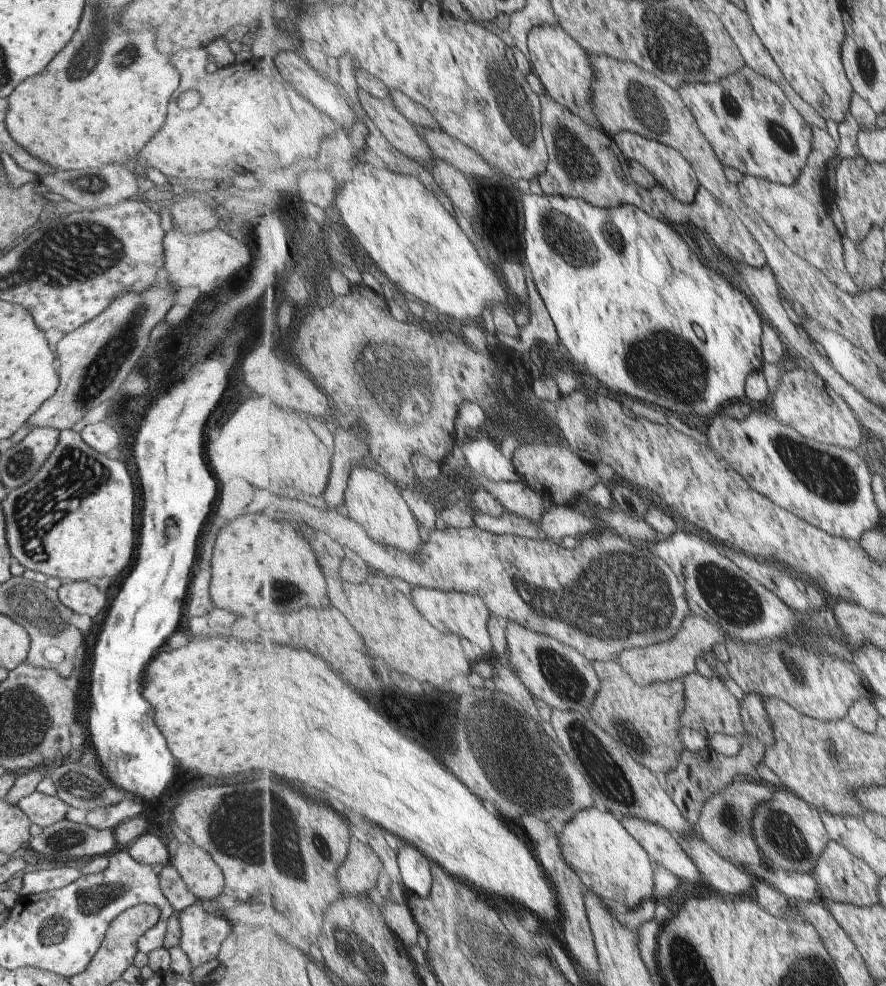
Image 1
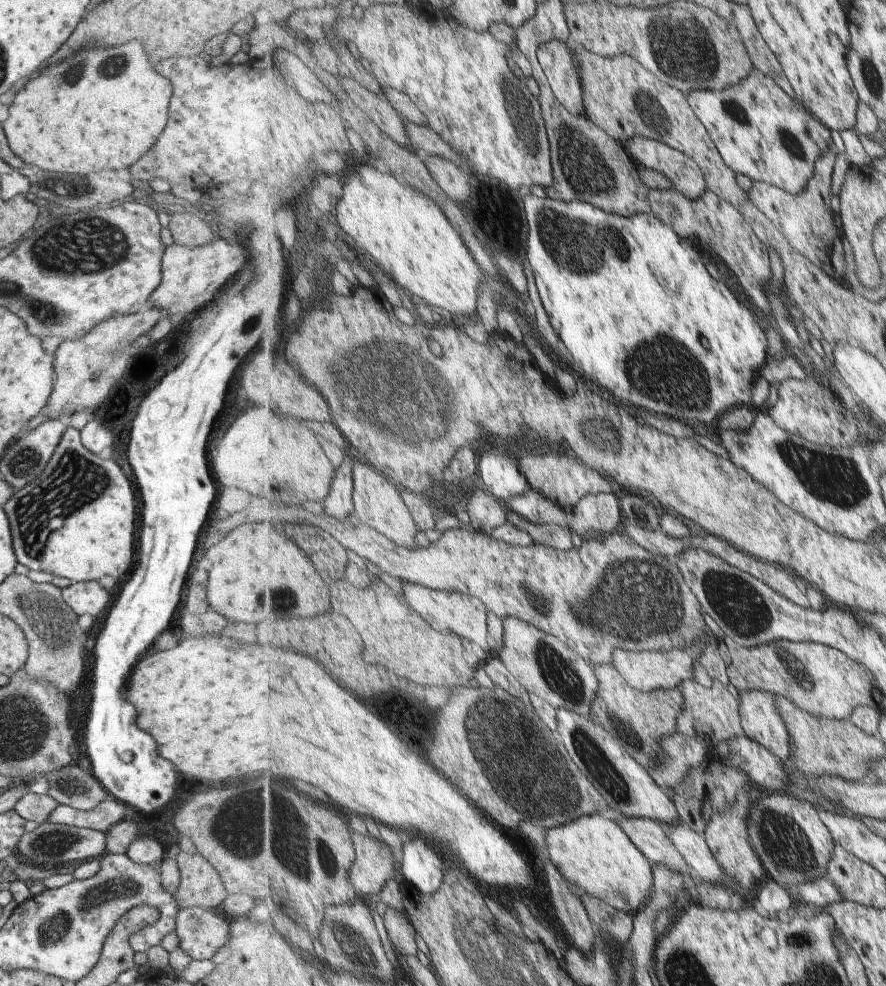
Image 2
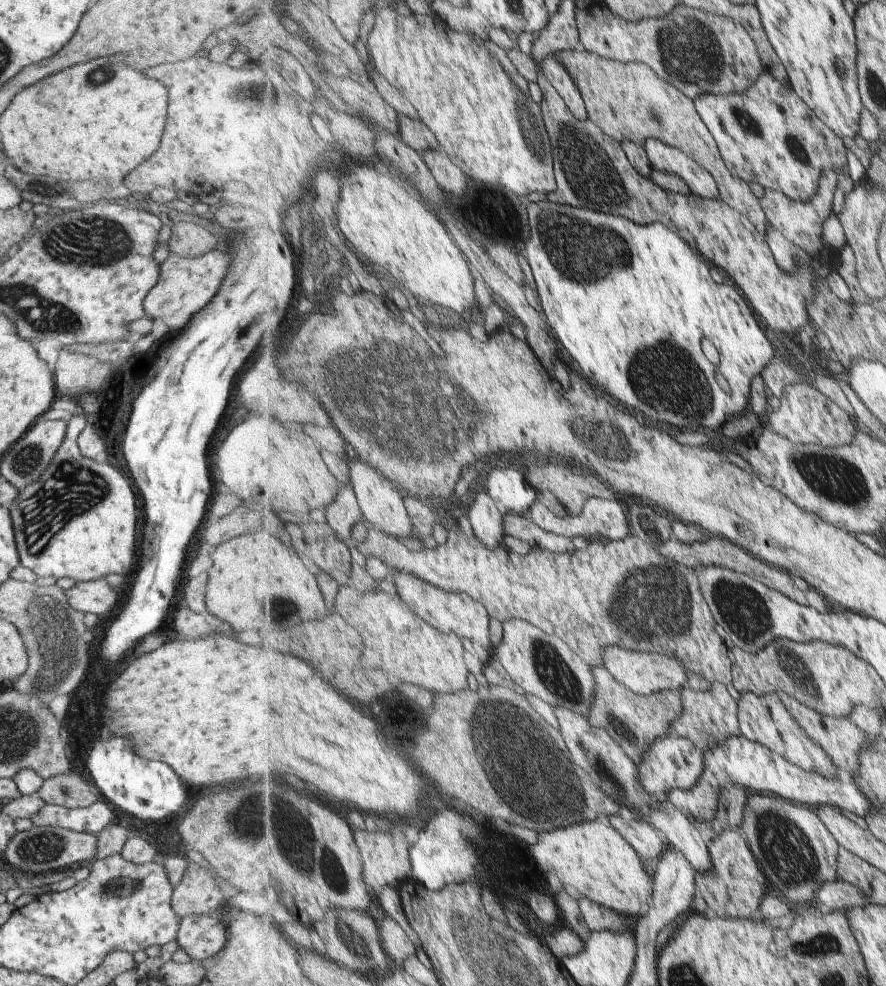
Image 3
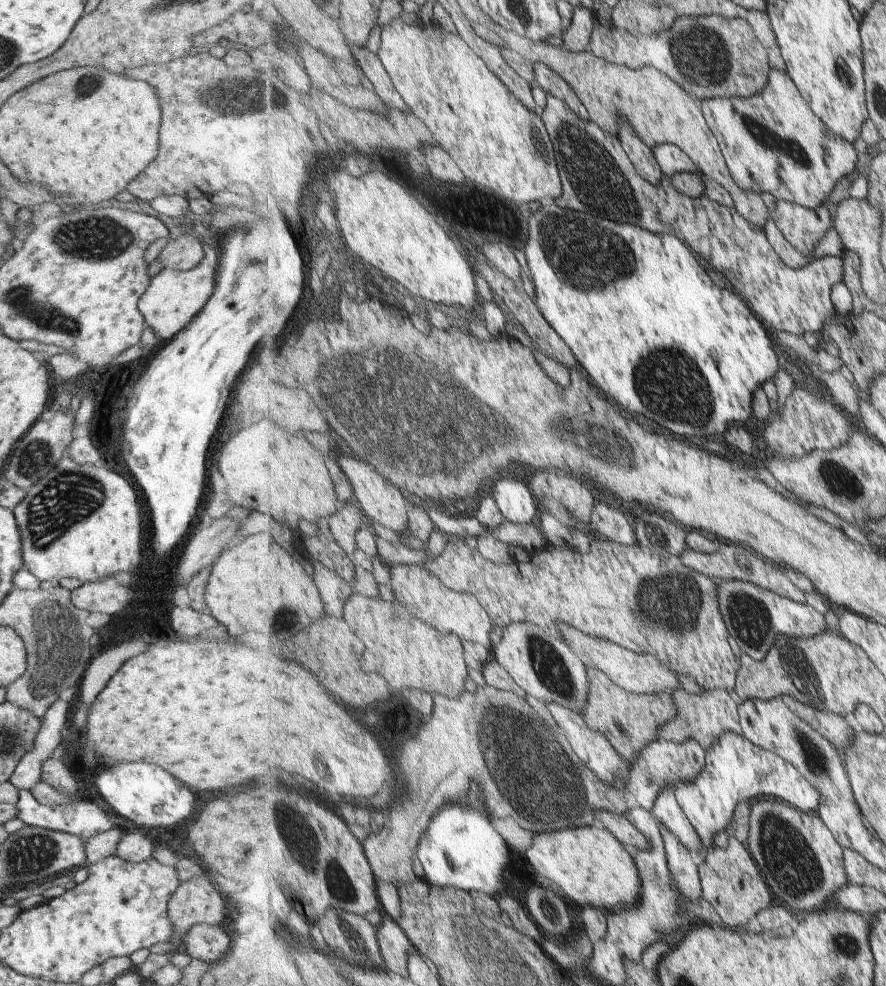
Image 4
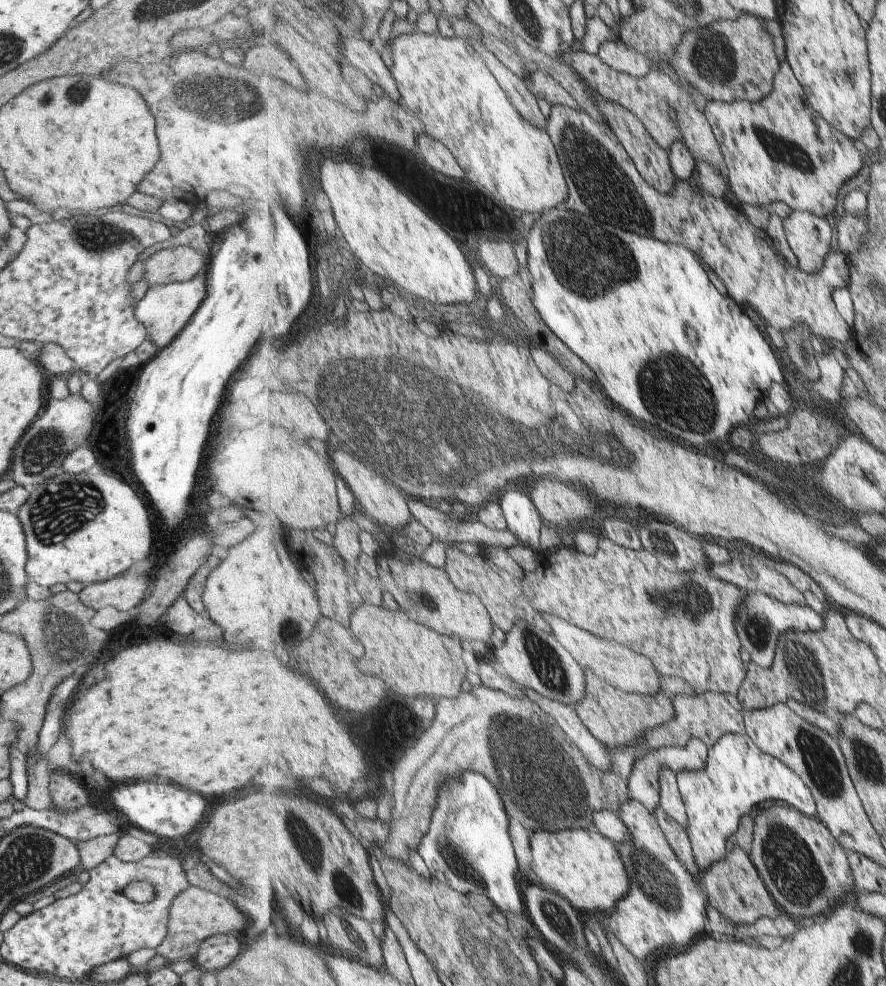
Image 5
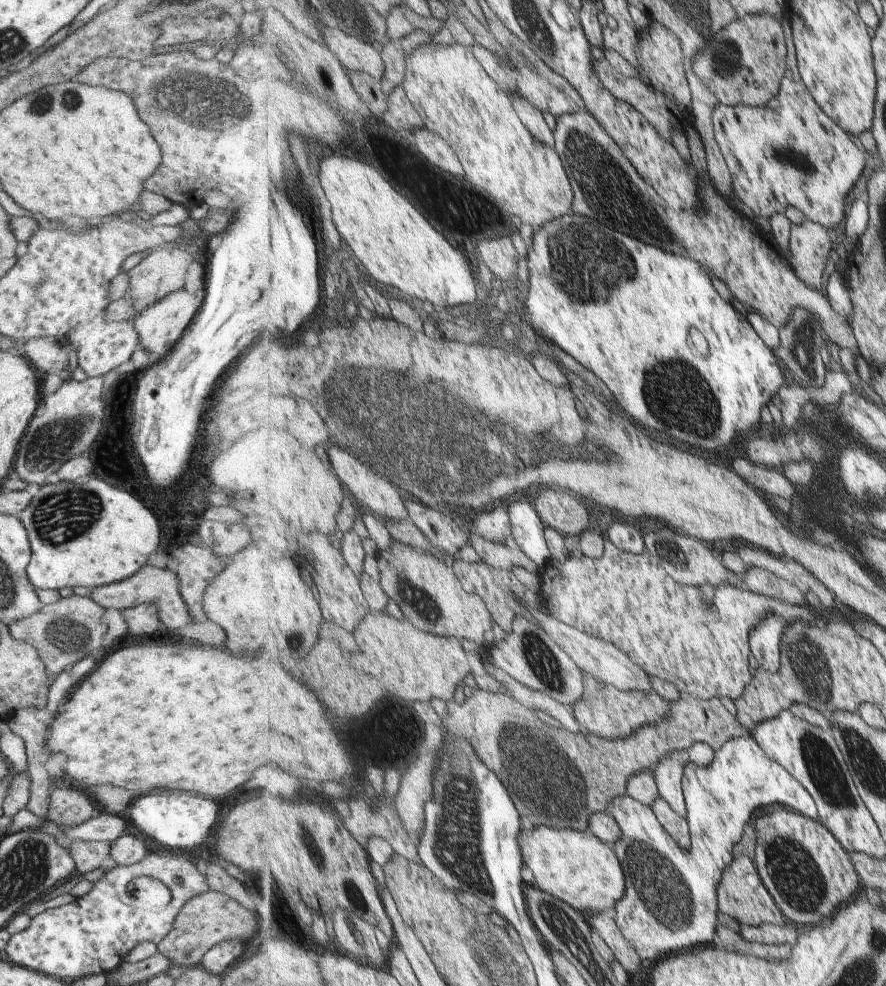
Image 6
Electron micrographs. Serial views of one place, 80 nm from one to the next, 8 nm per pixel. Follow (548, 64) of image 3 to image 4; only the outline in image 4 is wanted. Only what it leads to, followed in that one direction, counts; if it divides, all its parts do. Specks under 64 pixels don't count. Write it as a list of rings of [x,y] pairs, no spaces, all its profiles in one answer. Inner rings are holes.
[[[537,64],[535,70],[537,70],[537,82],[545,92],[564,100],[576,113],[589,120],[587,108],[583,106],[583,102],[579,100],[579,95],[567,81],[546,64]]]

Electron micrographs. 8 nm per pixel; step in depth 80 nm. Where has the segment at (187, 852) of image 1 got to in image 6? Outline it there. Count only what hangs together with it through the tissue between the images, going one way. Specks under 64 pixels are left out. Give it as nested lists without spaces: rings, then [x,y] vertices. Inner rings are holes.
[[[207,890],[191,897],[182,906],[171,930],[156,944],[156,952],[165,956],[173,966],[195,967],[207,950],[221,941],[238,940],[249,946],[258,928],[257,915],[251,909],[243,908],[225,893]]]

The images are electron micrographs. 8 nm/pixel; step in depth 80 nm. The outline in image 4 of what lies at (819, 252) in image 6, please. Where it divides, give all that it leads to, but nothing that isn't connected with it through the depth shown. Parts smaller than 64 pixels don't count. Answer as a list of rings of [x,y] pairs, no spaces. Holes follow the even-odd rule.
[[[778,200],[777,208],[774,211],[771,209],[771,217],[775,219],[785,238],[806,257],[813,256],[819,240],[825,238],[827,232],[834,227],[826,204],[813,210]]]

